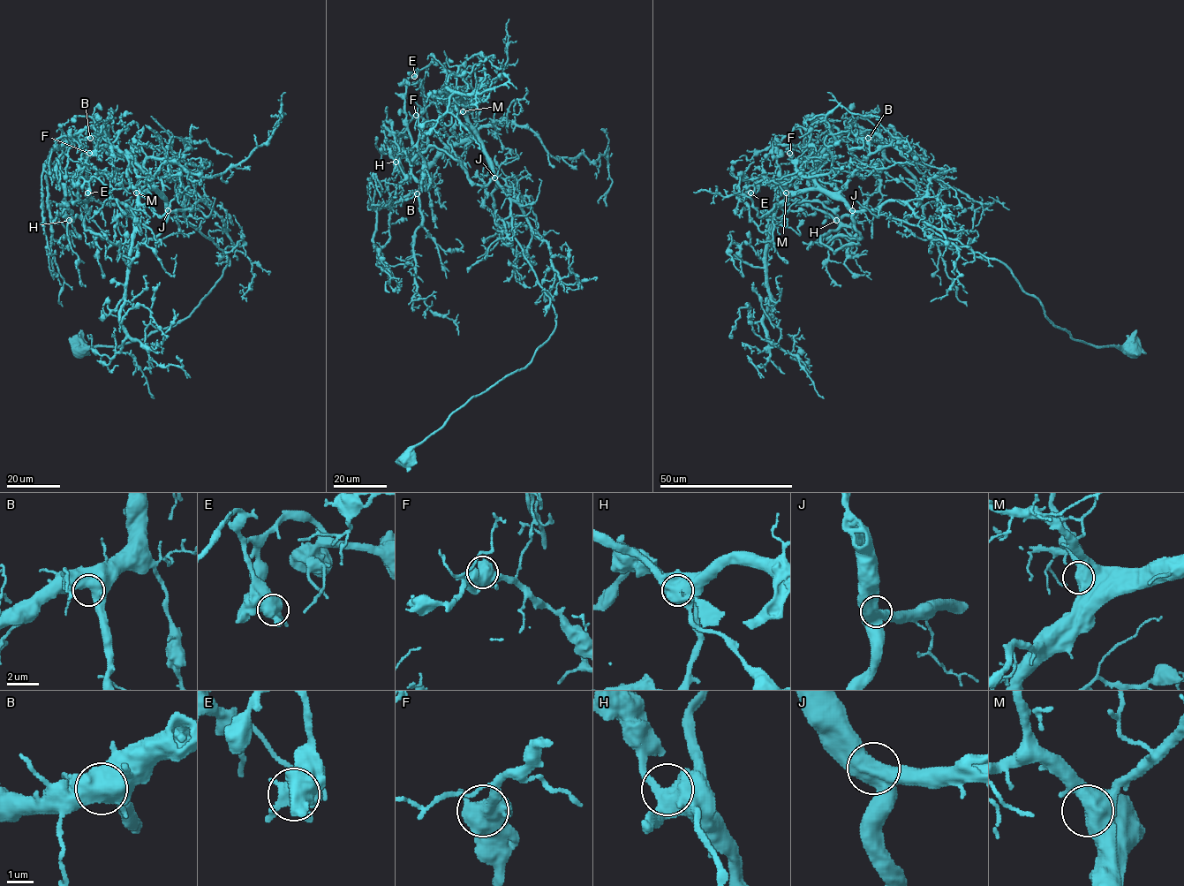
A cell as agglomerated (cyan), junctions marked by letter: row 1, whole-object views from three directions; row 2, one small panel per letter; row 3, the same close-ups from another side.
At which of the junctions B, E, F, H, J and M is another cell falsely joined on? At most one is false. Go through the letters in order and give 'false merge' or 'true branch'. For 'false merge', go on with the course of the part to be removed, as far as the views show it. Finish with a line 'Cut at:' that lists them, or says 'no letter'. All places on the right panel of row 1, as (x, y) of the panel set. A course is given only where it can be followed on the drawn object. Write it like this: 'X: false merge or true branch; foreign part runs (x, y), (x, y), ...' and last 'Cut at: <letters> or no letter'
B: true branch
E: true branch
F: true branch
H: true branch
J: true branch
M: true branch
Cut at: no letter

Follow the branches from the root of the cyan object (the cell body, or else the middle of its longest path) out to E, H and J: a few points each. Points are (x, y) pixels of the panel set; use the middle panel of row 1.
E: (408, 458), (473, 397), (524, 368), (555, 327), (466, 113), (467, 85), (433, 59), (414, 76)
H: (408, 458), (473, 397), (524, 368), (555, 314), (493, 178), (473, 184), (435, 146), (409, 177), (395, 162)
J: (408, 458), (416, 446), (473, 397), (524, 368), (555, 327), (549, 298), (513, 234), (510, 199), (493, 177)

